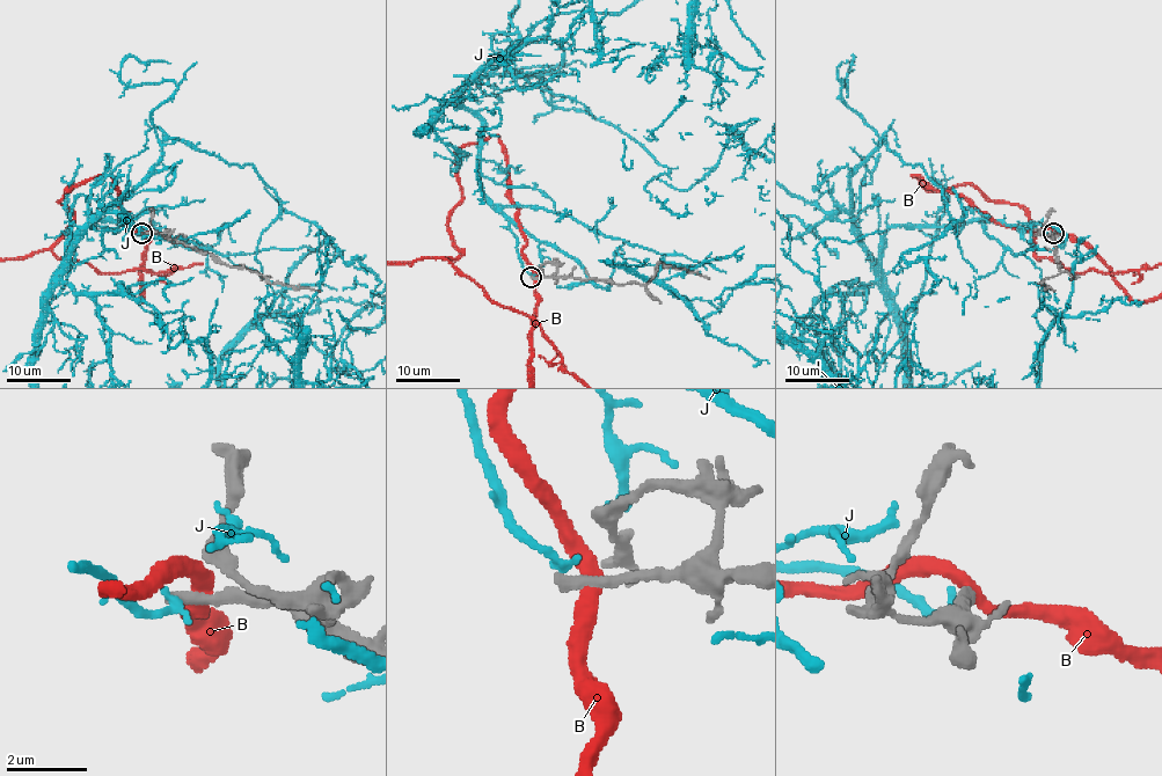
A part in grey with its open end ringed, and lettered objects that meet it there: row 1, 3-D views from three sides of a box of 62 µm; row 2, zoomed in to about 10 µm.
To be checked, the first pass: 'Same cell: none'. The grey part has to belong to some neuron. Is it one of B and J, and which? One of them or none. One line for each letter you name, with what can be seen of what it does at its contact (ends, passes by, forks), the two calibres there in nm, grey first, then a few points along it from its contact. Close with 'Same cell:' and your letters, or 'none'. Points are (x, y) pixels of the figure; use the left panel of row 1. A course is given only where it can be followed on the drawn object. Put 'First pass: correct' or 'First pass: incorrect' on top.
First pass: correct
Same cell: none

